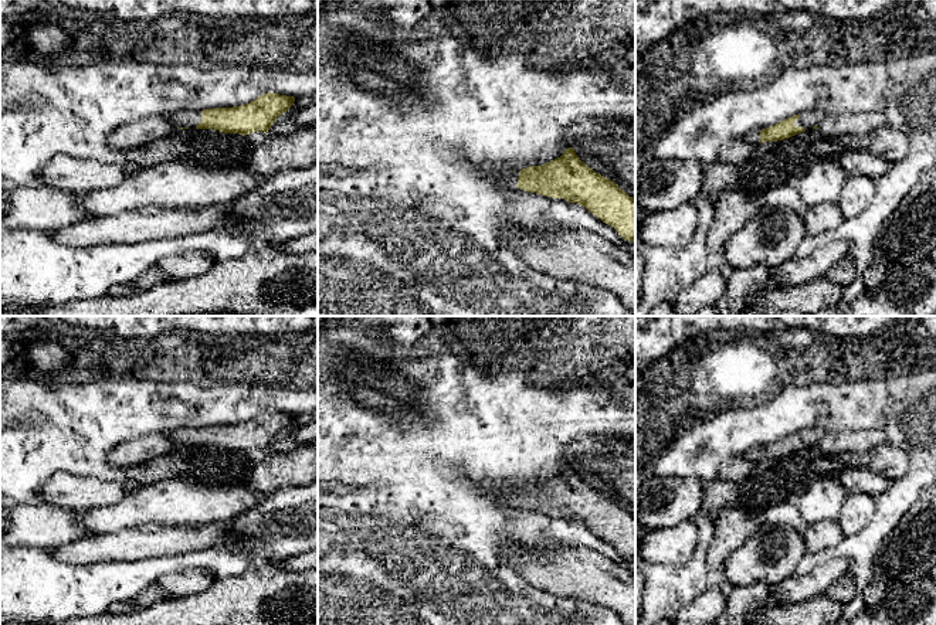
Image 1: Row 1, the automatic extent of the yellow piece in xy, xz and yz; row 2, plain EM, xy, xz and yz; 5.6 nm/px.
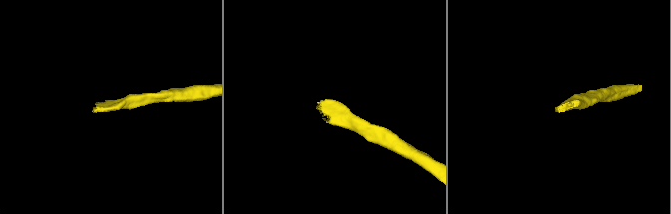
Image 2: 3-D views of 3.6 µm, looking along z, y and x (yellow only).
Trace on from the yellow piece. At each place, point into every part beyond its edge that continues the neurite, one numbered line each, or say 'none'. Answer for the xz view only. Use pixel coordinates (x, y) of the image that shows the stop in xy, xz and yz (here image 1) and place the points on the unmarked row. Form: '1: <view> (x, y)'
1: xz (506, 495)

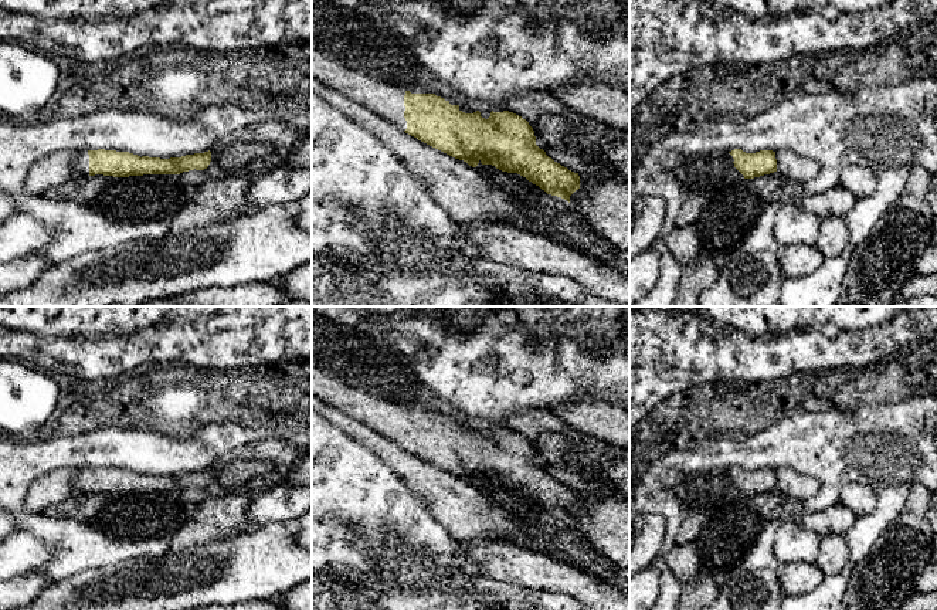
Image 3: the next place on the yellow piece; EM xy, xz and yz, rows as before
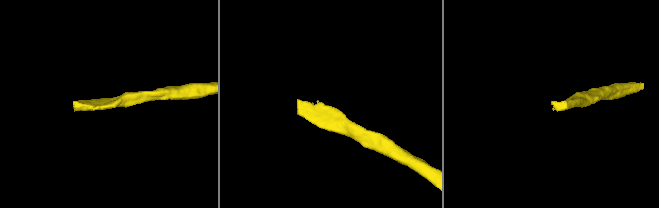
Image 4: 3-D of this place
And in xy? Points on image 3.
1: xy (81, 484)

